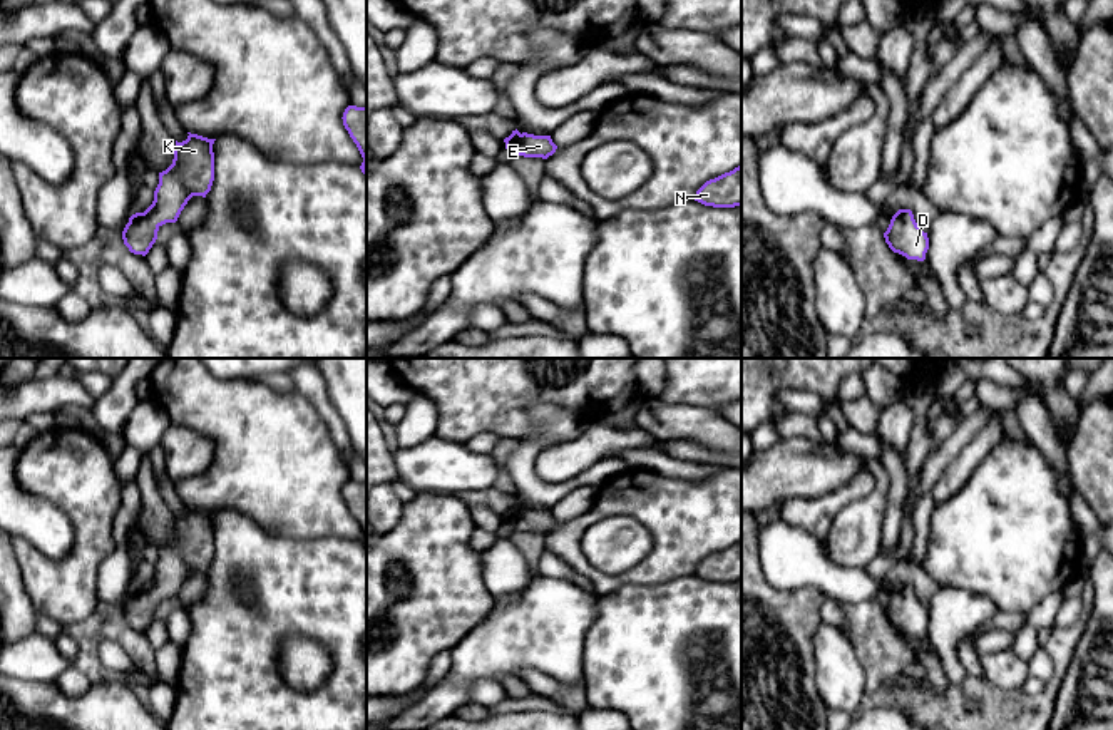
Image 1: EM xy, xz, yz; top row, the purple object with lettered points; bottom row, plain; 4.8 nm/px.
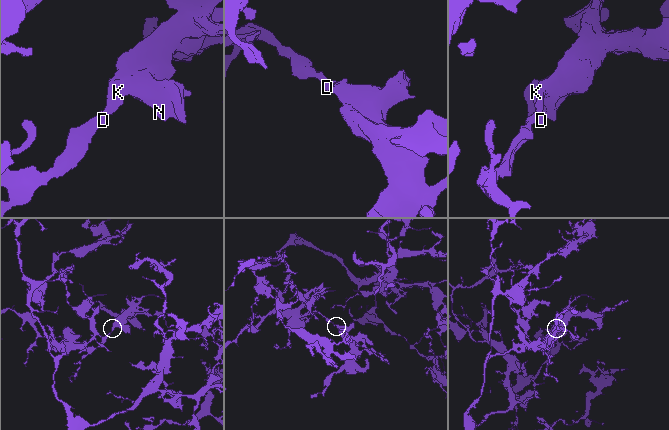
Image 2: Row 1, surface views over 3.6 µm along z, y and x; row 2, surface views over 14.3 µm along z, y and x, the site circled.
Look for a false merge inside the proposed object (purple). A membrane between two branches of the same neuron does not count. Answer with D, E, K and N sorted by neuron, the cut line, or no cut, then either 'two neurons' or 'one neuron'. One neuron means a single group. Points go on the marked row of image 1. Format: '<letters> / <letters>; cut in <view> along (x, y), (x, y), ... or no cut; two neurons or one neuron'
D E K N; no cut; one neuron

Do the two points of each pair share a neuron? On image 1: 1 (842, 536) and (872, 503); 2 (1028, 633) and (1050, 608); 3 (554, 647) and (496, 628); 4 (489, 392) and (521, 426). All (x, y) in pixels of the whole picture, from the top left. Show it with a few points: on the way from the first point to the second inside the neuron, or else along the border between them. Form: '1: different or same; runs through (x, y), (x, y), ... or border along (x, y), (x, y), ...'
1: same; runs through (851, 528), (867, 511)
2: same; runs through (1031, 627), (1043, 615)
3: same; runs through (539, 633), (511, 633)
4: same; runs through (496, 400), (512, 417)

